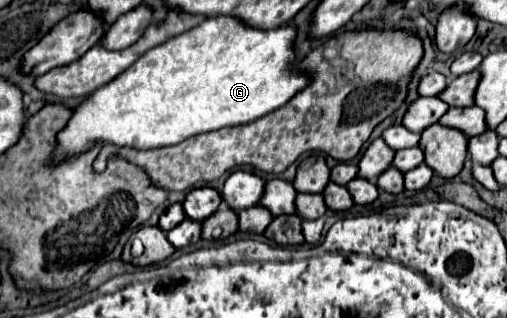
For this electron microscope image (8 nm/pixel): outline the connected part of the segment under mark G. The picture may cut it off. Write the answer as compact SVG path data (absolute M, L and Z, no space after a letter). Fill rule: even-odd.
M228 17L206 19L190 31L170 37L168 41L148 49L124 73L96 89L80 105L74 107L68 125L56 135L56 151L50 159L52 167L66 159L82 155L96 143L134 147L138 150L171 146L200 133L246 125L262 115L276 111L310 81L306 75L292 69L296 65L296 55L292 51L294 37L294 25L284 25L272 31L256 31Z

